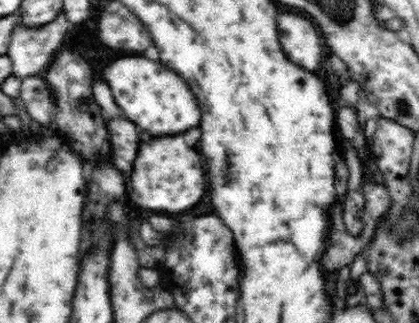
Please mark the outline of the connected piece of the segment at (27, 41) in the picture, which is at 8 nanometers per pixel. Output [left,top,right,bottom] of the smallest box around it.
[7,11,71,78]

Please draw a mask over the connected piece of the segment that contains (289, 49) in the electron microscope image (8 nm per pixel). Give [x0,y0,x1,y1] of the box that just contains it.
[278,14,322,73]

